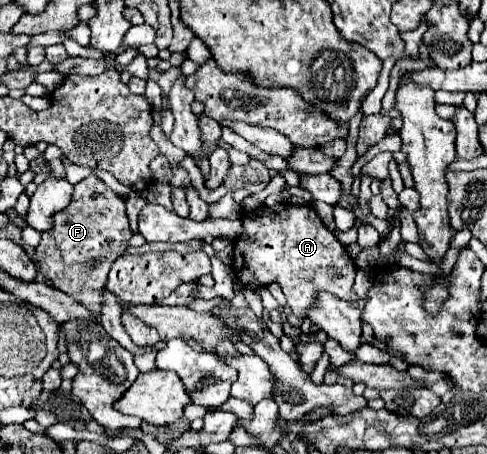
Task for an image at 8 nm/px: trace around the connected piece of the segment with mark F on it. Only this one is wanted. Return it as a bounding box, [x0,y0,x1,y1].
[37,175,131,311]

